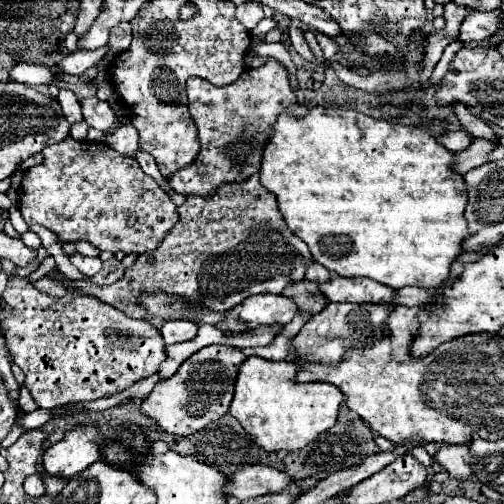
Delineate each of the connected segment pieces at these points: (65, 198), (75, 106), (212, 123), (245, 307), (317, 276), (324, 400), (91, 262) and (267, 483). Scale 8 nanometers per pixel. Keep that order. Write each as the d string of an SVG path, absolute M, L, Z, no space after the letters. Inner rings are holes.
M64 138L62 142L50 144L42 150L42 154L44 162L40 166L32 166L24 174L18 194L18 208L26 224L46 226L48 230L58 234L62 242L88 240L98 250L144 254L148 250L154 250L160 244L160 238L164 238L164 234L168 234L168 230L178 222L176 204L152 176L142 172L134 156L120 156L104 142L88 142L74 138Z
M60 90L60 94L58 94L58 102L62 104L64 116L68 118L68 122L70 122L70 124L74 124L74 122L80 122L80 120L82 120L80 100L76 98L76 94L74 94L74 92L70 92L70 90Z
M268 58L258 68L246 70L246 74L242 74L242 78L238 78L234 84L230 84L226 88L216 88L216 86L208 84L208 80L202 80L196 76L188 80L186 88L188 88L190 116L198 128L200 154L196 156L196 160L190 166L186 166L184 170L178 170L170 178L174 192L178 192L182 196L196 196L198 194L200 198L212 198L222 184L240 184L240 182L248 180L252 174L258 174L260 164L262 164L262 154L264 154L264 148L272 136L272 126L274 126L276 118L282 112L300 116L298 100L288 84L288 70L274 58Z
M256 294L252 298L246 298L240 306L234 306L228 312L232 314L232 318L228 318L228 326L218 326L218 328L230 332L244 332L260 324L288 324L296 312L298 306L288 296ZM240 322L248 322L248 324L242 326Z
M314 262L314 264L308 266L308 270L306 270L306 280L324 284L324 282L330 282L330 272L328 272L324 266L318 266L318 264Z
M250 356L240 366L236 390L230 404L230 414L244 426L252 440L266 452L300 450L332 428L338 420L340 404L346 400L334 384L296 382L298 366L282 360L272 362L260 356Z
M74 252L74 254L68 256L68 258L70 258L70 262L72 262L84 276L88 276L88 278L92 278L94 274L98 274L100 268L102 268L102 260L100 260L100 256L96 256L96 258L88 258L88 256L82 256L82 254Z
M244 466L228 478L228 494L238 500L258 498L264 494L278 494L290 486L296 486L300 490L300 486L290 474L272 466Z

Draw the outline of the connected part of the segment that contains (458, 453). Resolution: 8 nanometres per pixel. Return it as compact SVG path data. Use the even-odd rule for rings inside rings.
M442 446L436 452L436 462L456 480L468 480L472 476L472 456L468 446Z

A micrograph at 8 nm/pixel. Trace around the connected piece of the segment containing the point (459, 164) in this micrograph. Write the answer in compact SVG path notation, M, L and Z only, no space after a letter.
M476 138L476 140L470 144L468 150L456 154L456 162L454 162L456 170L460 170L460 174L466 174L468 170L486 164L486 162L488 162L488 154L490 154L492 150L496 150L498 146L500 146L498 138L496 138L496 140Z

